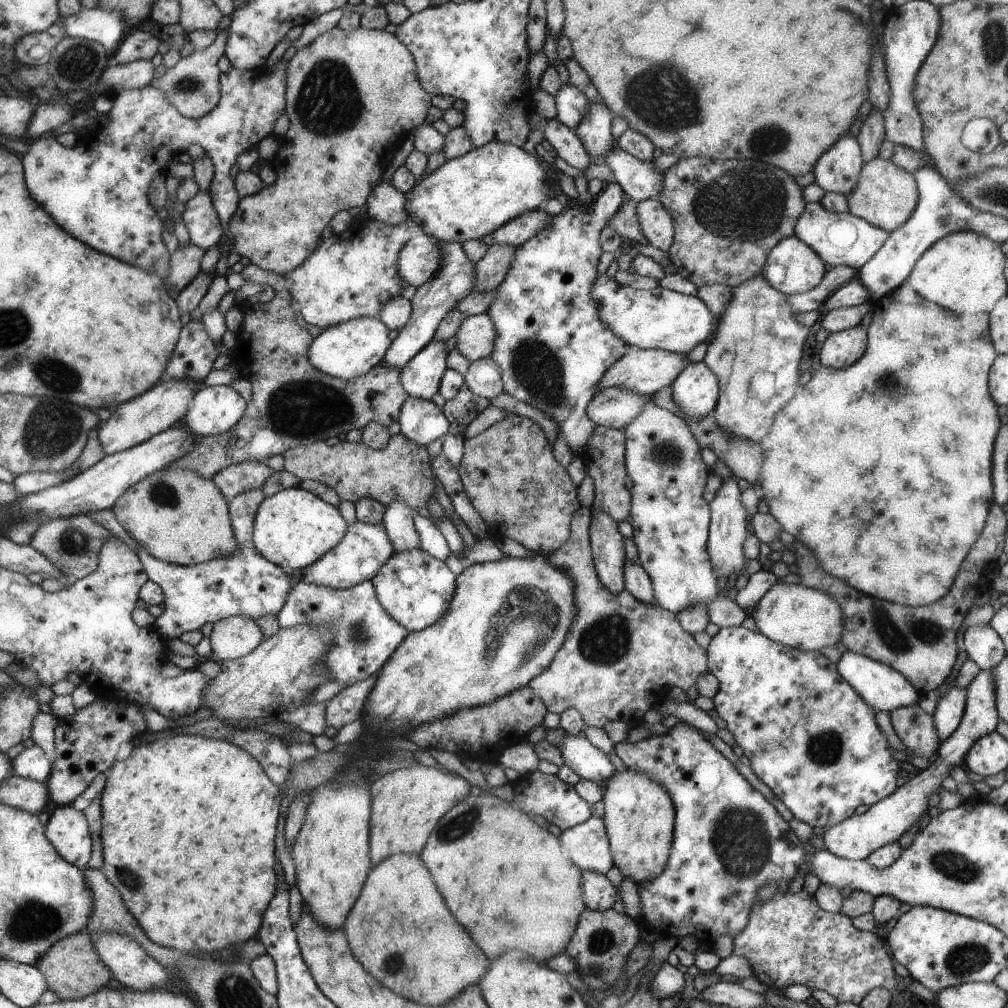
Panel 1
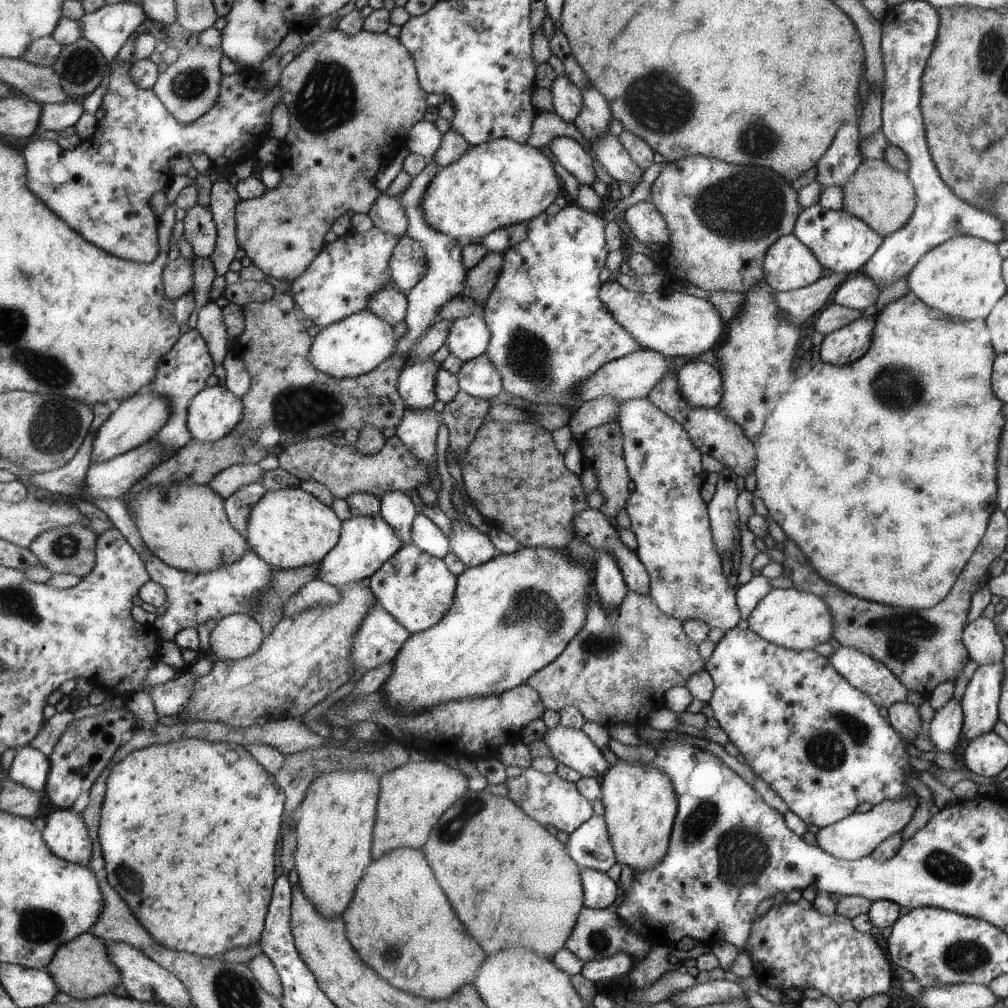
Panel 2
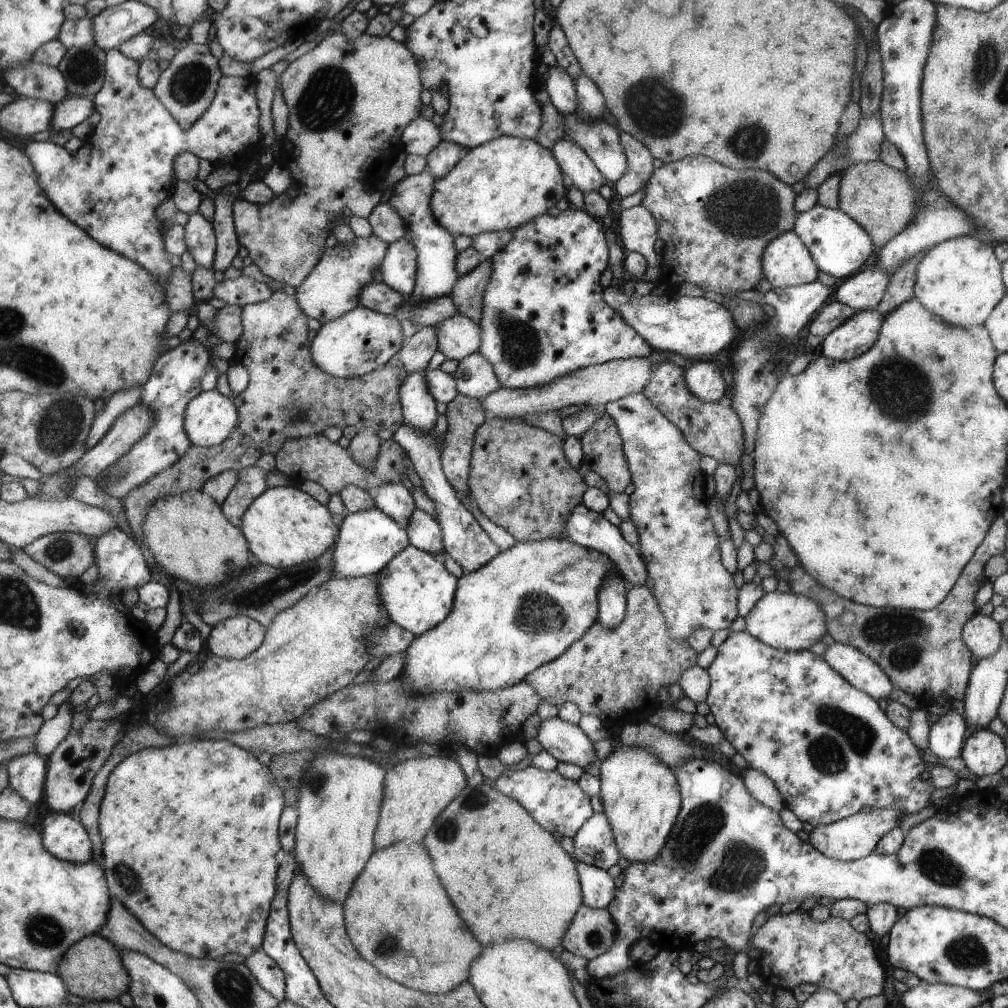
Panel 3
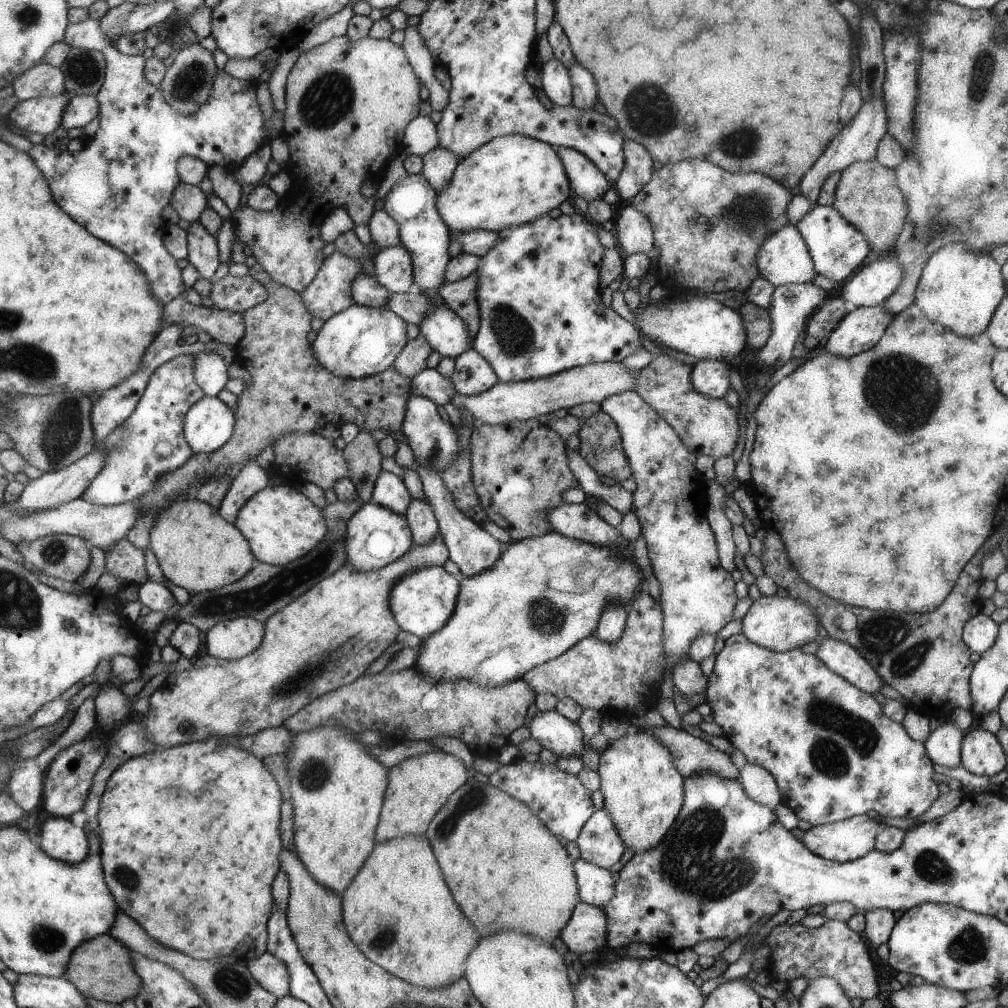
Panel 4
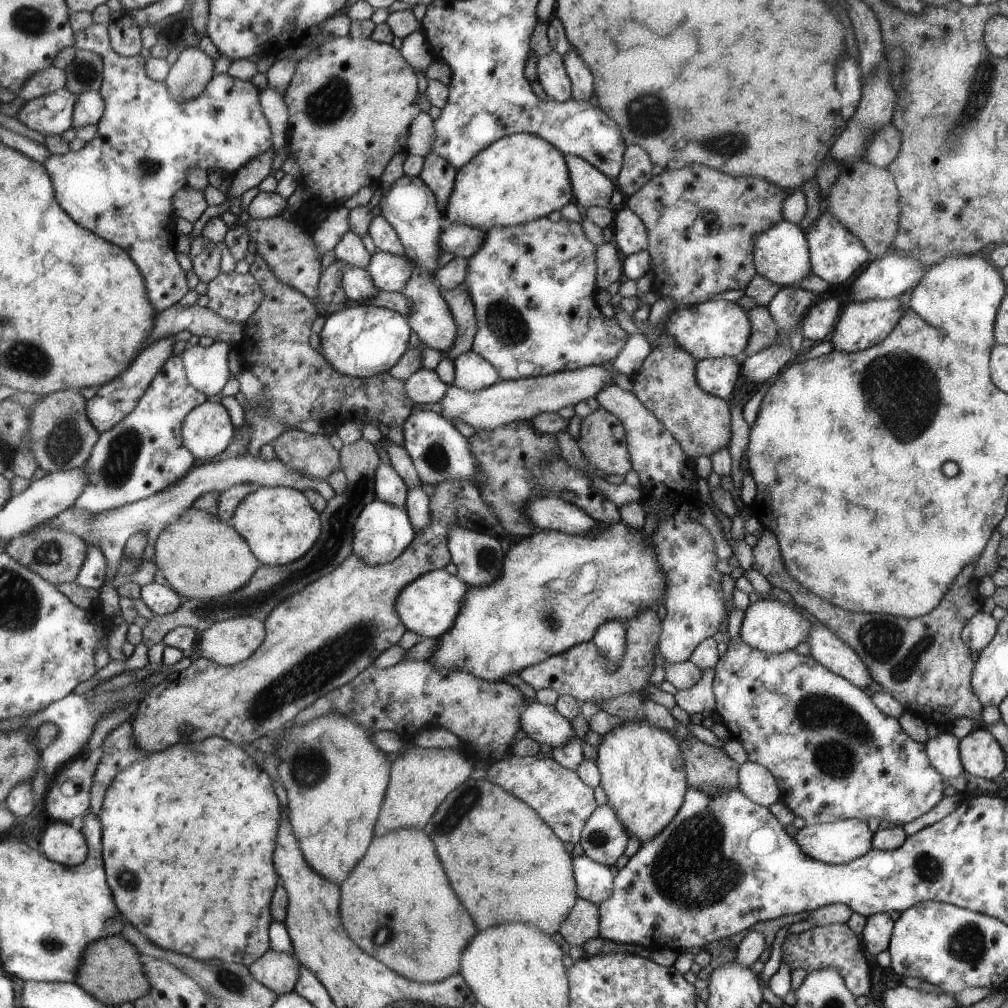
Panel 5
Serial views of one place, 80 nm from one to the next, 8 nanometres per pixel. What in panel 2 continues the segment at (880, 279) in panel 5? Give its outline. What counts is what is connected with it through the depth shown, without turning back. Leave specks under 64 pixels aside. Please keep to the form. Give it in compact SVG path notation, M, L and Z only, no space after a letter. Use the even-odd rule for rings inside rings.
M857 274L845 279L833 294L833 302L836 305L857 309L864 313L870 311L876 298L878 290L870 278L865 274Z

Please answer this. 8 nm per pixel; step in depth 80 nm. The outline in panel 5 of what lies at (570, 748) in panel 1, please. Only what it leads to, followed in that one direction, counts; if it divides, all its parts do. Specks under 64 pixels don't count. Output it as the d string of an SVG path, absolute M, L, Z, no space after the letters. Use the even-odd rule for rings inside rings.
M537 700L528 702L520 713L523 734L549 748L565 747L575 736L577 723L570 722L554 705L543 705Z

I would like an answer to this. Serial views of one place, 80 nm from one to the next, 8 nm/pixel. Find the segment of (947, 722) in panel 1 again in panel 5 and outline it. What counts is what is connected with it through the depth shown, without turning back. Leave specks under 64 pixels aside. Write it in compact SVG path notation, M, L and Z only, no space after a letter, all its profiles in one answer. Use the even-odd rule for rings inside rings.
M941 728L936 736L925 743L930 763L945 778L953 778L963 772L958 753L958 742L959 739L947 728Z

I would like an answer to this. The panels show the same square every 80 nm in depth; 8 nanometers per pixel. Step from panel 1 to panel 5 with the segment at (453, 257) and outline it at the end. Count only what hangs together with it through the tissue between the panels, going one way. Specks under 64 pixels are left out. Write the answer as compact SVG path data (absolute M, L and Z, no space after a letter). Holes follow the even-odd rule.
M400 176L391 188L381 195L381 200L376 206L376 213L393 227L397 238L402 242L404 256L415 267L426 273L435 272L437 257L442 251L440 247L440 234L443 232L439 227L441 212L434 193L418 176Z

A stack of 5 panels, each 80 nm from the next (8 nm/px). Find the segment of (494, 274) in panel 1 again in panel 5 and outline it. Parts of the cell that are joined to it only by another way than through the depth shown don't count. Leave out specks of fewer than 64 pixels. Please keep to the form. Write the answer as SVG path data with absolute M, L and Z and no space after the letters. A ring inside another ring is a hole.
M465 283L458 284L455 288L445 290L439 287L440 296L447 303L453 320L457 325L456 337L450 349L443 353L445 357L455 358L458 354L469 351L473 346L474 336L478 332L474 305Z

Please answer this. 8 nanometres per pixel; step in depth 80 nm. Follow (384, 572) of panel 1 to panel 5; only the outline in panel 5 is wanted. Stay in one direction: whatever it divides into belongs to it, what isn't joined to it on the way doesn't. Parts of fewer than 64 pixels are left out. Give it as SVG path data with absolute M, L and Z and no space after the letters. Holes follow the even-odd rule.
M444 568L435 569L404 584L398 598L395 599L394 609L406 630L414 632L421 639L437 639L453 625L467 590L467 585L457 575L449 574Z

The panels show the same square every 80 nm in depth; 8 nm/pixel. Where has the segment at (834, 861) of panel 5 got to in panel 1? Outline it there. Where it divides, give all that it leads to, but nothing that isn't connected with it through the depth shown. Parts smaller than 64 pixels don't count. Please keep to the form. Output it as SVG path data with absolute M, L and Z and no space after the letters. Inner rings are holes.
M979 669L966 686L964 713L958 727L939 746L935 752L935 760L930 762L927 768L919 771L899 788L896 788L890 795L871 804L863 814L853 814L842 820L841 823L826 828L822 837L826 850L838 857L865 860L879 847L897 842L897 839L912 824L919 821L923 814L927 814L929 795L941 787L943 780L949 777L949 773L955 766L961 766L973 742L996 730L1000 718L995 706L994 690L994 677L990 673L990 669Z

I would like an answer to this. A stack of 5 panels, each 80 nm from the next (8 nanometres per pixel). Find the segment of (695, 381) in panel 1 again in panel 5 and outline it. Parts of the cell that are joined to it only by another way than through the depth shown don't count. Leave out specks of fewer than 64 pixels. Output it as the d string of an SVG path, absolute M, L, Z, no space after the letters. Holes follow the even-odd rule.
M736 357L701 359L695 367L695 378L703 392L729 400L740 365Z

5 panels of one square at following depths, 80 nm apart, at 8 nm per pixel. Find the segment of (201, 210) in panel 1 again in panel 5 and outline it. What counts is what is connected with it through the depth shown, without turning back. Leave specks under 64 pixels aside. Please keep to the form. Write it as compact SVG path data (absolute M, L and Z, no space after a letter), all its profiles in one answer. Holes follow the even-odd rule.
M201 234L191 240L189 254L194 260L194 271L200 276L201 281L207 284L222 272L223 243L213 243Z

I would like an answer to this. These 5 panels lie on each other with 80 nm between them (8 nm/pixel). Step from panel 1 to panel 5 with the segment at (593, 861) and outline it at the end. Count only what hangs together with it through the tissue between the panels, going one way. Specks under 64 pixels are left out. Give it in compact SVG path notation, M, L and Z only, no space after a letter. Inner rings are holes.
M605 803L596 806L590 818L586 820L578 843L582 854L589 860L611 867L623 854L627 835L614 809Z

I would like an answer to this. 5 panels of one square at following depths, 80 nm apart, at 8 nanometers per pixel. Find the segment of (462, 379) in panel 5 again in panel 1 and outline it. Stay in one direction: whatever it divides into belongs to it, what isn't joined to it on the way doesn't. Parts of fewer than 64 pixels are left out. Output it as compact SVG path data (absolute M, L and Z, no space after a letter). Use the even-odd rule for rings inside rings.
M490 356L471 361L463 380L473 394L488 401L503 392L499 365Z

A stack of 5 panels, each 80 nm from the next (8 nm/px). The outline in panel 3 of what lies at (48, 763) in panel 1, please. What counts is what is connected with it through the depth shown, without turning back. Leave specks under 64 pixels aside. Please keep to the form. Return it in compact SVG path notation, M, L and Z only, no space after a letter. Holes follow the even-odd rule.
M37 752L23 754L8 762L10 786L33 806L46 793L48 759Z

